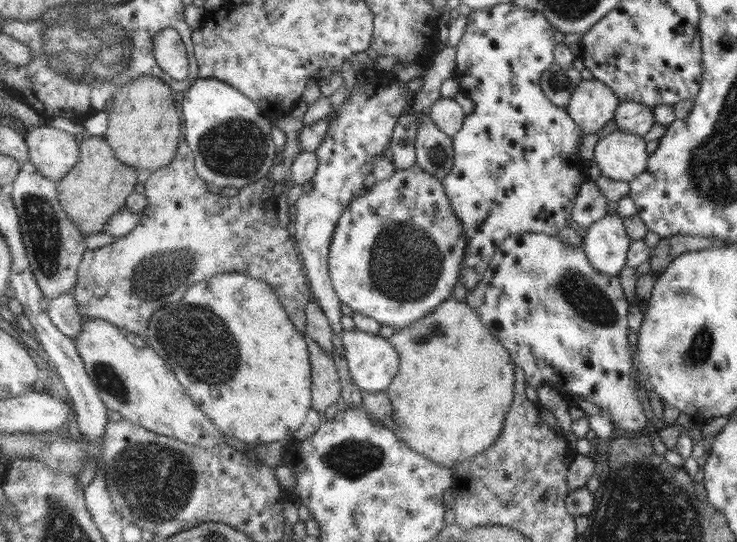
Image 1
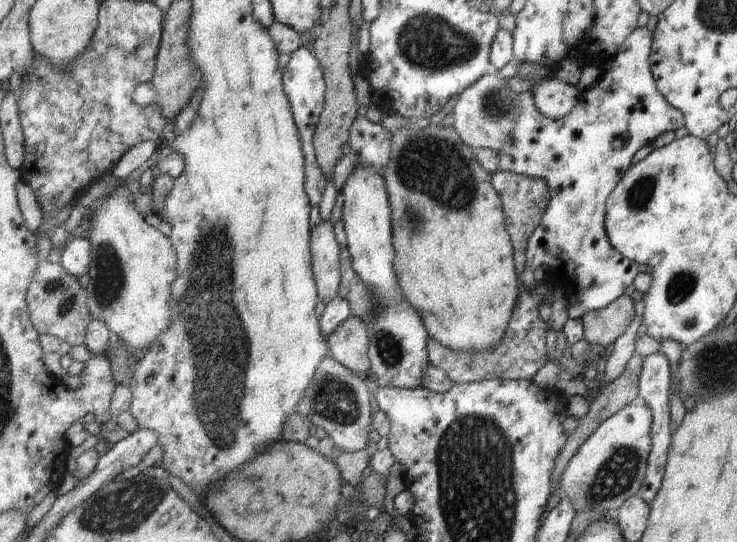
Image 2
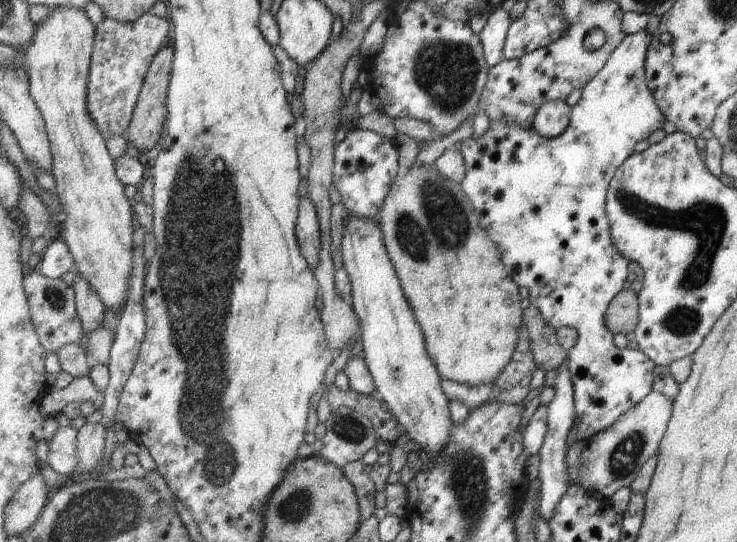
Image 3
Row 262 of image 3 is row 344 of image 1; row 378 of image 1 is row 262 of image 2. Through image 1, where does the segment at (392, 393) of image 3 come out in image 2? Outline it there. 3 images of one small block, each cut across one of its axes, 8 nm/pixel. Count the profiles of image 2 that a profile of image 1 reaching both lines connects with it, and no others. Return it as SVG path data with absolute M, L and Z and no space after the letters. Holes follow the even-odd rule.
M361 165L352 170L341 193L344 196L341 221L354 269L362 281L370 286L382 308L380 316L372 320L373 332L370 335L368 352L372 362L370 376L381 387L417 388L431 365L428 353L430 334L418 310L405 298L395 270L392 203L384 176L373 167Z

